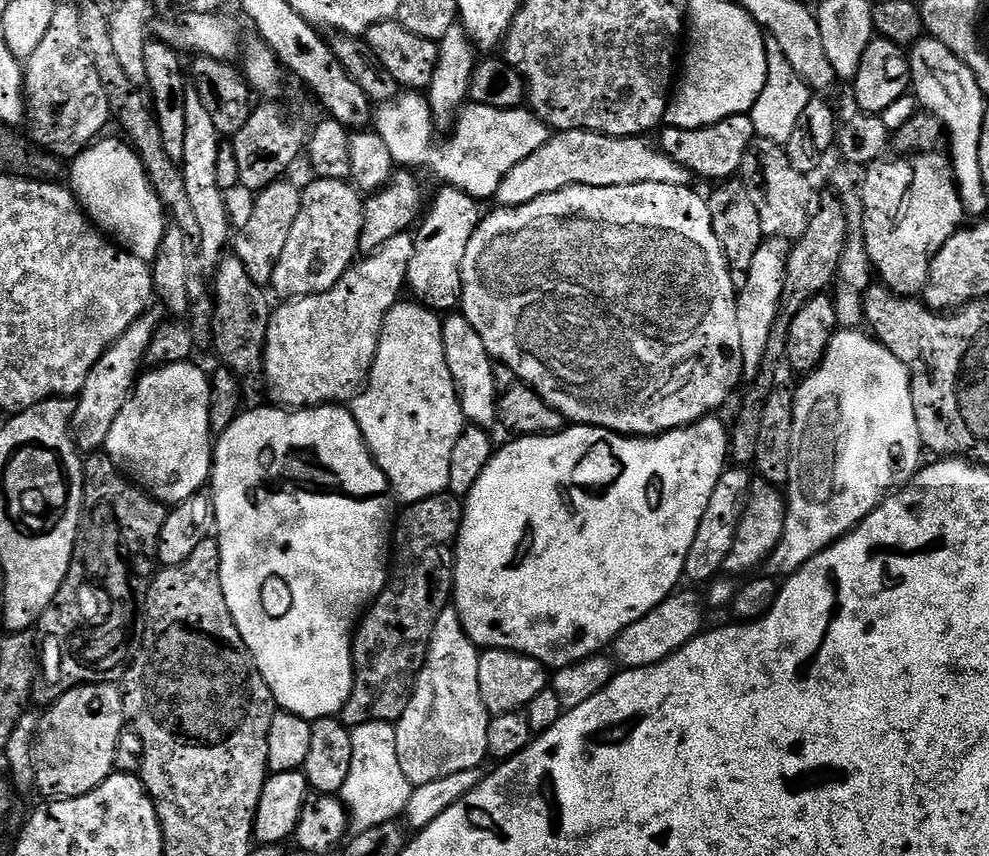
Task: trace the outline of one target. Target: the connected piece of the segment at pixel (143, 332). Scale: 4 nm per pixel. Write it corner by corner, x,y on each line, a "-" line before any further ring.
149,310
113,342
98,358
92,367
92,373
86,378
84,389
78,394
76,400
76,413
72,419
72,431
77,448
84,454
96,454
101,451
110,434
110,426
114,426
114,418
118,418
118,410
126,406
136,387
136,381
145,367
144,355
156,333
158,317
155,311

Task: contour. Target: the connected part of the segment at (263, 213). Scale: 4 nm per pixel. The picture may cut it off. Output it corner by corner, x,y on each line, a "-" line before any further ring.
281,178
262,189
255,197
256,205
253,206
248,221
241,228
239,225
234,236
234,255
246,266
250,278
254,278
261,286
271,285
274,266
278,266
278,258
282,258
286,238
290,238
294,218
298,218
298,210
302,206
301,189
287,184
288,182

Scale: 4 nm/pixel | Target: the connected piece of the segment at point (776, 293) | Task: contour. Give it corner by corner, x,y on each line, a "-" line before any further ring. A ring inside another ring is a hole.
779,238
769,239
761,244
758,254
754,254
750,270
747,272
747,280
740,286
737,293
739,350
743,362
741,375
750,382
756,379
765,358
770,328
773,326
780,305
785,280
785,262
789,251
789,245

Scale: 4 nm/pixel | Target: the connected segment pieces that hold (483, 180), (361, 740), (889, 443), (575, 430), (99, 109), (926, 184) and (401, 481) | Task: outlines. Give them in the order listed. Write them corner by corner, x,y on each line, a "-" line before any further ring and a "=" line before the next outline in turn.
412,90
405,91
389,104
379,105
374,112
374,131
380,135
382,142
386,142
386,150
390,150
397,165
416,170
419,164
425,164
436,171
441,185
462,190
477,202
491,201
502,178
510,174
518,162
526,162
526,158
544,145
550,135
548,125
524,106
495,108
469,103
455,117
456,129
441,148
436,145
432,124
434,117
427,99
=
375,720
351,729
351,733
350,774
346,774
346,782
338,795
348,808
351,827
359,833
403,817
414,785
402,774
402,766
398,766
395,723
=
864,330
835,333
824,361
807,373
794,392
794,418
790,442
790,474
786,485
788,513
778,546
768,555
767,575
787,578
795,574
835,540
858,527
893,490
908,483
922,467
918,420
914,418
912,379
902,362
=
719,415
704,416
698,422
687,424
684,428
675,428
672,432
663,432
660,436
622,436
619,432
611,432
605,428
594,428
590,424
577,424
565,427
563,432
554,432
551,436
522,436
512,438
505,448
497,447
492,453
492,461
482,470
482,478
474,482
474,490
463,501
464,521
460,523
460,537
456,539
456,562
452,570
452,600
458,618
464,627
464,633
472,639
477,649
487,650
489,648
501,648
507,652
522,652
526,656
533,656
536,661
543,664
549,670
562,669
571,664
582,663
585,659
603,653
604,647
611,645
622,630
629,628
634,622
649,616
655,608
667,600
669,596
677,591
676,583
684,576
686,566
686,554
690,554
690,546
694,546
694,534
698,534
698,522
702,522
702,514
706,514
706,506
710,506
710,494
714,494
714,486
718,486
718,478
726,470
729,463
728,441
730,439
730,428
727,423
720,421
=
63,3
57,7
46,38
42,38
38,50
30,54
23,69
26,124
32,127
31,139
55,156
79,156
101,135
99,132
107,126
108,120
110,124
102,78
98,78
98,70
94,70
90,54
84,49
84,21
79,7
=
939,151
923,152
920,156
888,158
867,165
864,185
858,188
860,201
864,204
864,245
869,265
875,275
876,272
880,275
879,283
901,298
916,298
923,293
938,250
942,250
946,241
961,227
960,218
965,215
949,157
940,155
=
398,302
386,314
372,372
360,395
351,401
350,411
358,422
374,462
382,474
386,474
395,499
404,500
403,503
409,505
448,492
450,454
454,454
454,442
458,442
464,433
466,421
460,396
456,393
456,383
446,362
441,317
419,302
404,303

